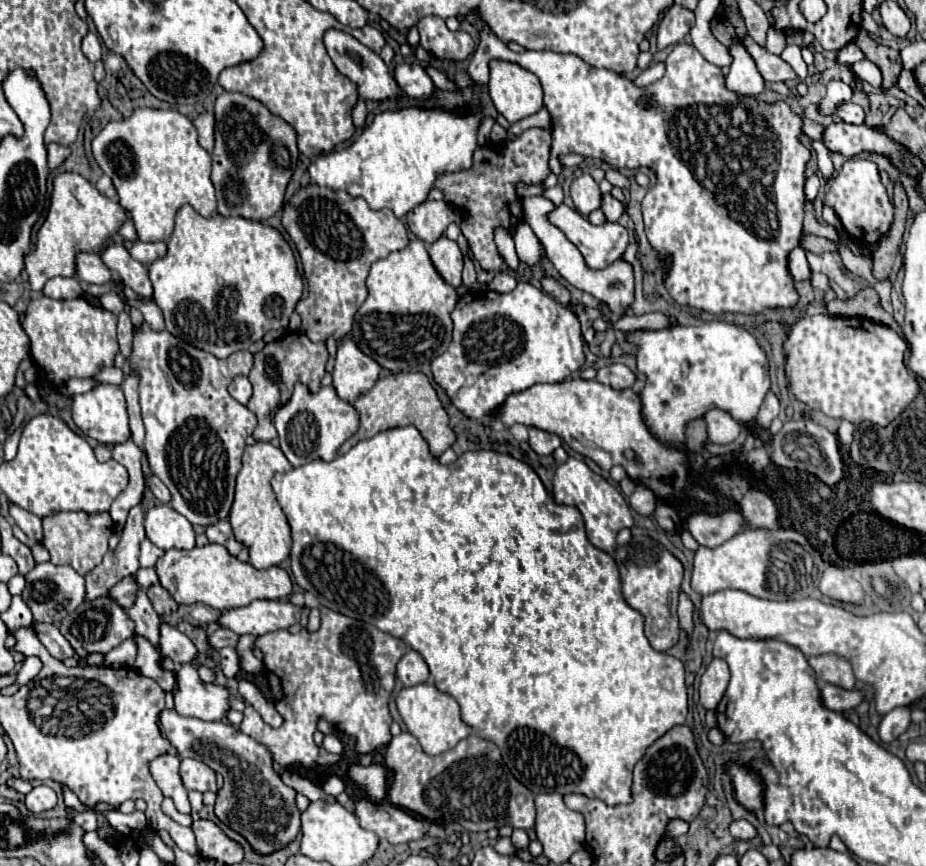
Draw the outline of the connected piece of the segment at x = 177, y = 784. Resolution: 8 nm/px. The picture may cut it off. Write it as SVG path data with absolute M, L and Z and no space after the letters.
M173 753L161 755L151 761L151 775L165 797L171 797L179 813L191 813L187 789L179 777L179 757Z

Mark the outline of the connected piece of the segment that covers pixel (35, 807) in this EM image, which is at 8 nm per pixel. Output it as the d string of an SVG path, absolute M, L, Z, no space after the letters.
M39 785L27 795L25 805L27 805L27 809L31 813L43 813L43 811L49 811L49 809L53 809L57 805L57 795L55 795L55 791L51 787Z

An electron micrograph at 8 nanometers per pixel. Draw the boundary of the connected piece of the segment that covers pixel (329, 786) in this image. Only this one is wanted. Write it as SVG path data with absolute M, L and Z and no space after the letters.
M329 777L325 783L323 783L323 789L327 791L327 793L331 793L331 795L339 795L339 793L343 793L343 789L345 789L345 785L343 785L343 781L339 779L339 777Z

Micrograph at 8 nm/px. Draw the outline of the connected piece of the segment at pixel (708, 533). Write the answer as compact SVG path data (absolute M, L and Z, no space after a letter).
M727 511L723 515L695 513L687 521L687 527L699 545L713 549L743 529L741 527L741 511Z

